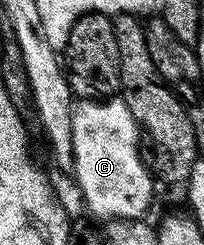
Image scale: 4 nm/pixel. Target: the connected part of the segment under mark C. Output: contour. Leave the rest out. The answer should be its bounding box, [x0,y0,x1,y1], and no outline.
[72,98,156,220]

